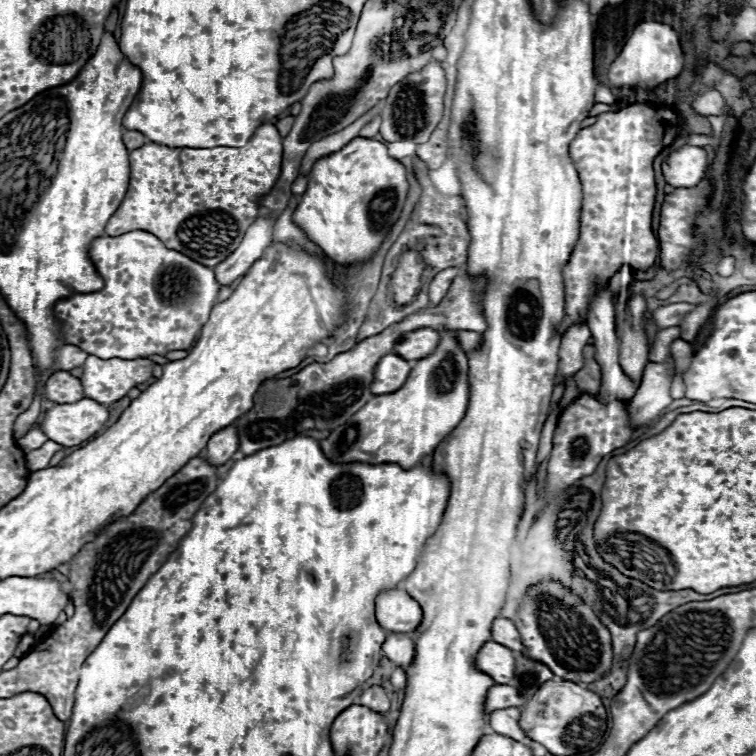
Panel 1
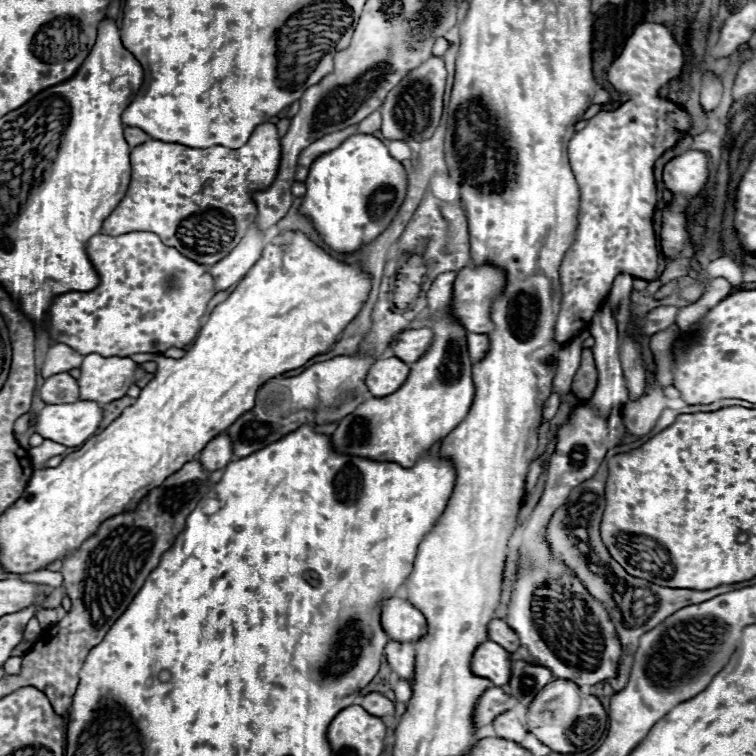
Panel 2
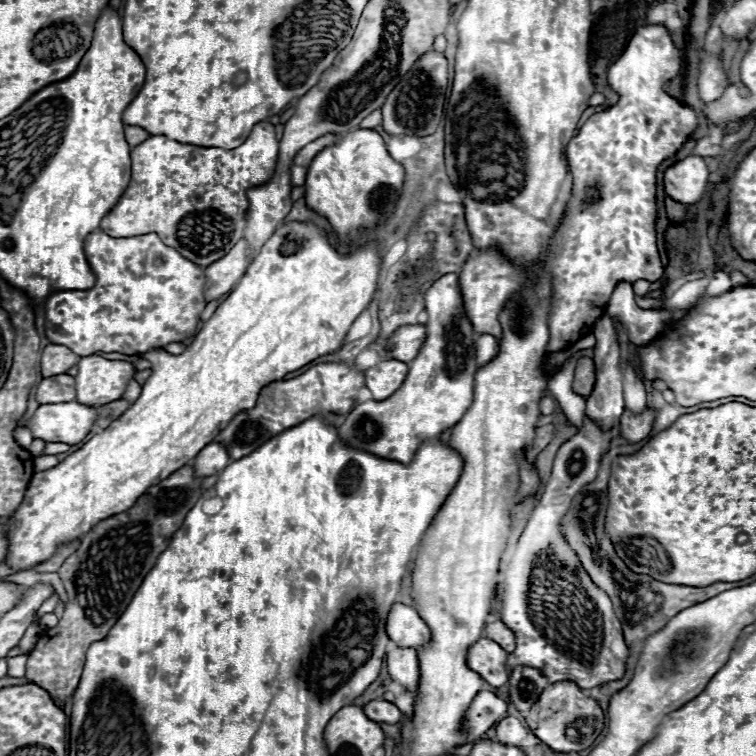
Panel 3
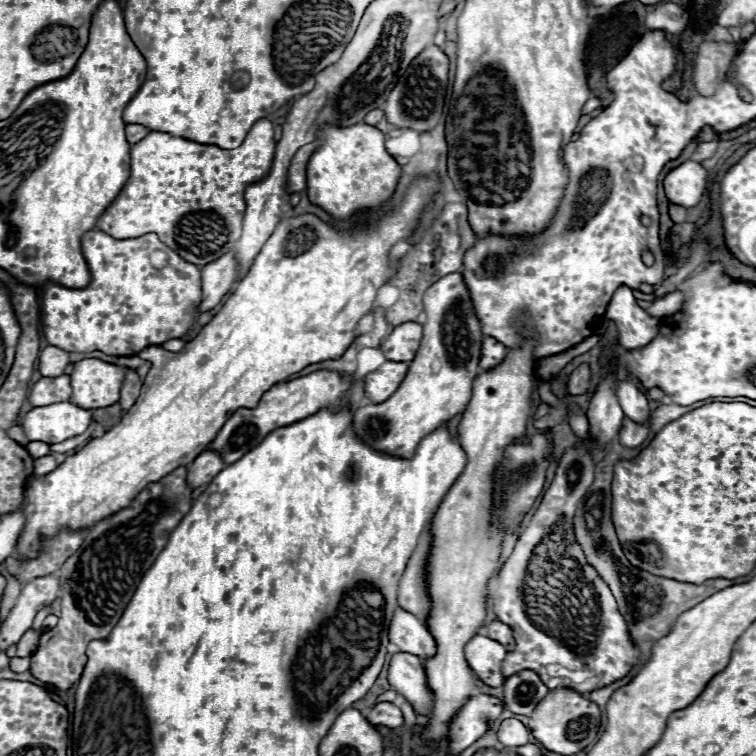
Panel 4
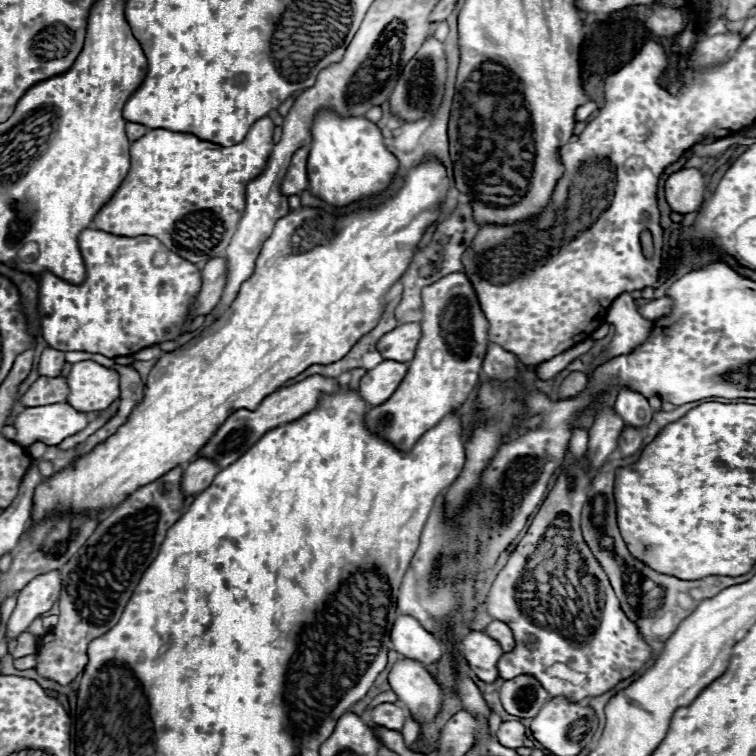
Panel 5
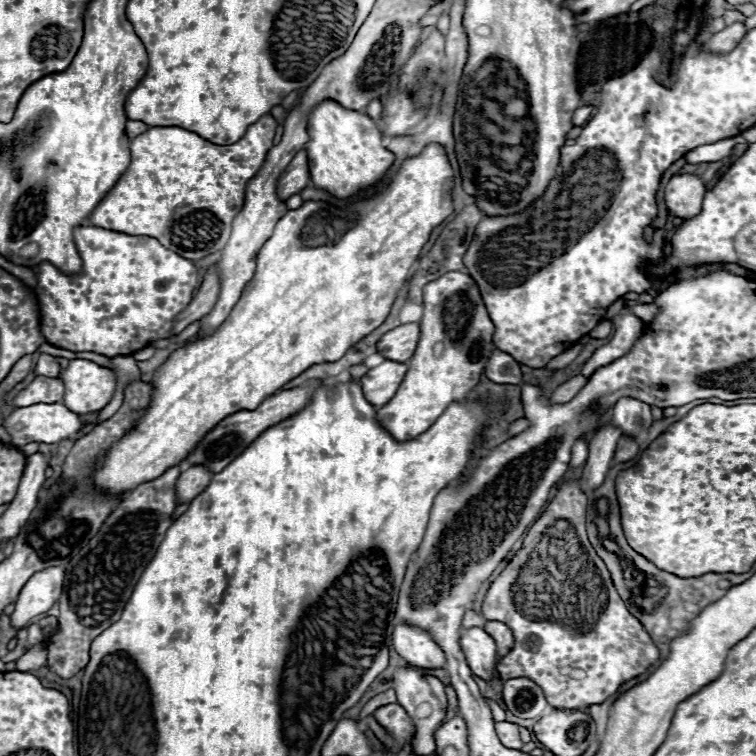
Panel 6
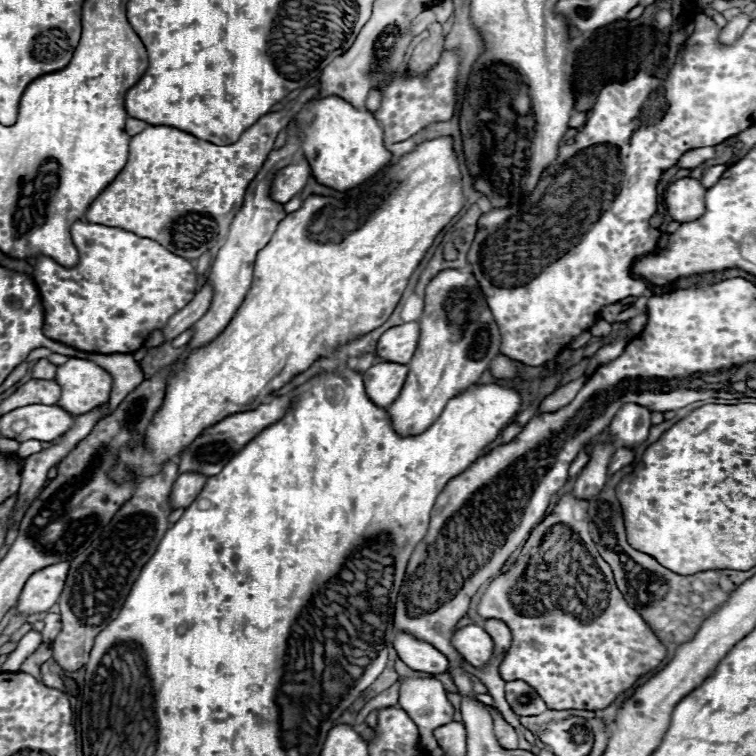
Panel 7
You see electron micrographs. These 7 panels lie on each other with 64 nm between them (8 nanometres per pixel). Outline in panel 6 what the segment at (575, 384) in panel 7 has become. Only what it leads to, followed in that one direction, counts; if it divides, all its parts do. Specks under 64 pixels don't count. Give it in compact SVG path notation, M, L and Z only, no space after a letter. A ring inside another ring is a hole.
M578 374L578 376L574 376L574 378L570 378L570 380L566 380L564 384L560 384L554 392L552 392L552 396L550 396L550 402L570 402L580 390L582 390L582 386L588 382L588 378L586 376L582 376L582 374Z

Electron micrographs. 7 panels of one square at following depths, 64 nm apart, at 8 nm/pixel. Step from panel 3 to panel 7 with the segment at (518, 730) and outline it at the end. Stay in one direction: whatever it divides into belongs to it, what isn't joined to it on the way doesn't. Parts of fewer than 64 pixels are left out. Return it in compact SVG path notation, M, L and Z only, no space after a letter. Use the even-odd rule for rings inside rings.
M490 708L490 712L494 716L494 732L496 732L496 738L498 738L500 746L508 748L508 750L516 750L518 748L518 734L516 734L516 730L504 718L500 718L492 708Z

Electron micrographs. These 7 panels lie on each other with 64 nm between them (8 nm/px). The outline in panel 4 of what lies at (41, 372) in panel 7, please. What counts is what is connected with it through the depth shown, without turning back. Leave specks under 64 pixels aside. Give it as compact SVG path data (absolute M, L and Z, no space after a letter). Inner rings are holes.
M46 346L40 354L40 372L42 376L54 378L64 374L64 368L70 364L70 352L56 348L56 346Z

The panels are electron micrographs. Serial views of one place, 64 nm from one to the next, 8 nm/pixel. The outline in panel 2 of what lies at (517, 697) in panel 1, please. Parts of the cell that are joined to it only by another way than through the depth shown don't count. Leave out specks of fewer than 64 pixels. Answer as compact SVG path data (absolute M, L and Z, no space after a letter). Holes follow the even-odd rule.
M498 686L488 688L476 704L476 726L480 728L480 726L490 724L498 714L514 708L516 704L518 704L518 700L512 694L508 694L506 690L502 690Z

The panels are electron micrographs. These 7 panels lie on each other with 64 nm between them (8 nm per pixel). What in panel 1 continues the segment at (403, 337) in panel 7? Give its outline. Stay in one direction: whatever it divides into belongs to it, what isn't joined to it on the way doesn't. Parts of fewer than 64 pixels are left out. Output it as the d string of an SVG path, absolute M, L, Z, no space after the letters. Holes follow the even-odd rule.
M420 328L406 334L396 346L394 352L406 360L422 360L430 356L440 342L440 332L432 328Z

